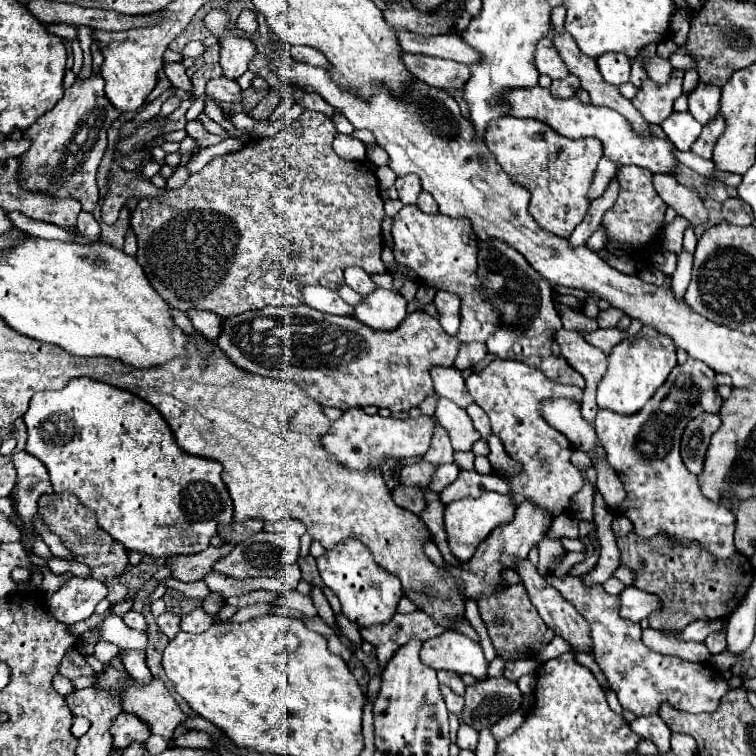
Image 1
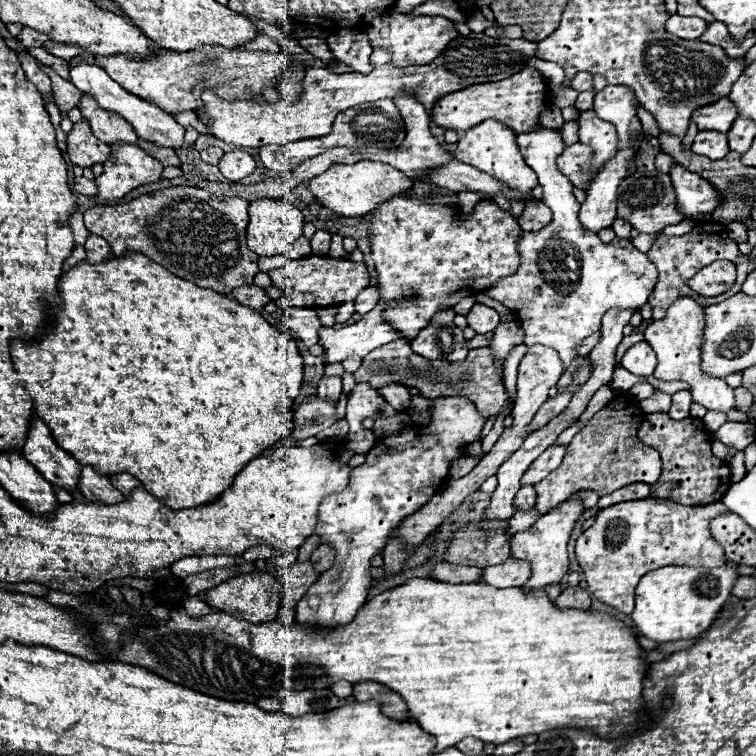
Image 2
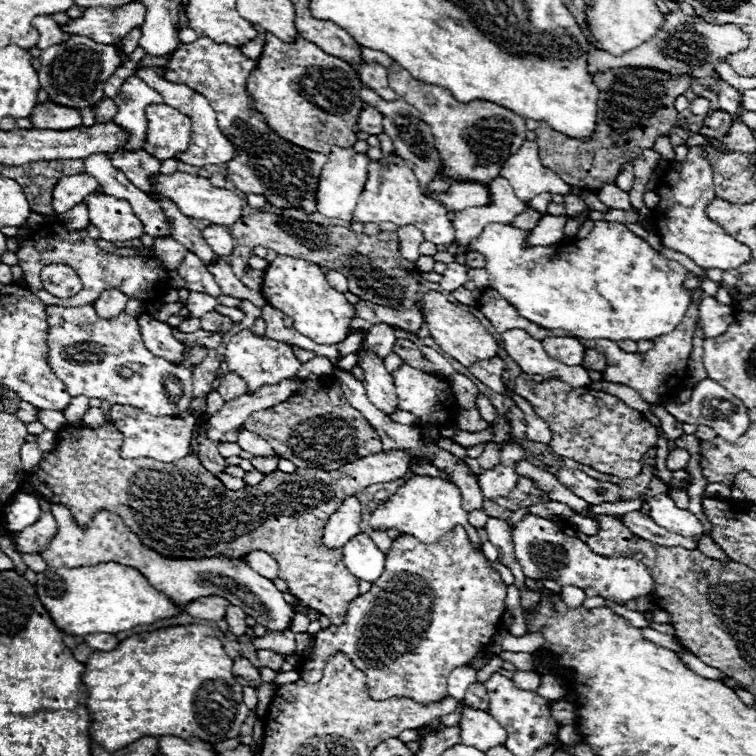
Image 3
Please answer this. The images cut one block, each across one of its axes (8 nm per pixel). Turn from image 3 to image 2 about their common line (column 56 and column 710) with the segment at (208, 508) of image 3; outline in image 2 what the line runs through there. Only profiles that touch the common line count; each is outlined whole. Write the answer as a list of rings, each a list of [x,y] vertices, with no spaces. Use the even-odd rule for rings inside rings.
[[[664,412],[646,414],[640,424],[638,438],[646,446],[656,448],[662,456],[660,480],[650,486],[654,498],[670,498],[684,506],[706,506],[718,502],[730,488],[730,466],[712,454],[712,432],[700,418],[690,416],[688,420],[672,420]]]

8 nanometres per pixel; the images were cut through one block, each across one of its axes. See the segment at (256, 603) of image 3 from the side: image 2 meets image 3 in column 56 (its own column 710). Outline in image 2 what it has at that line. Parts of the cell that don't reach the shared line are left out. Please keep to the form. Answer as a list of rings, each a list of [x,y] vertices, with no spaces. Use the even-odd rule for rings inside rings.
[[[644,498],[608,506],[598,512],[594,526],[576,540],[576,558],[586,576],[590,592],[618,612],[630,614],[636,598],[636,584],[644,574],[662,566],[704,566],[726,564],[724,548],[712,540],[708,524],[716,514],[728,512],[722,502],[710,506],[682,506],[668,498]]]

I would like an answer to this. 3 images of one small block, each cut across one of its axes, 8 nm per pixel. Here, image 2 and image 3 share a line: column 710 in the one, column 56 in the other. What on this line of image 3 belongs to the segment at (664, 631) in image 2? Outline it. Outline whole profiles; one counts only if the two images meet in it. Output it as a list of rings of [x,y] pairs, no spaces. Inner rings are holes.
[[[114,562],[82,568],[46,568],[44,572],[38,572],[34,586],[40,602],[50,610],[54,624],[76,636],[126,632],[134,626],[150,626],[156,620],[174,618],[182,612],[166,594],[150,586],[136,568]]]

